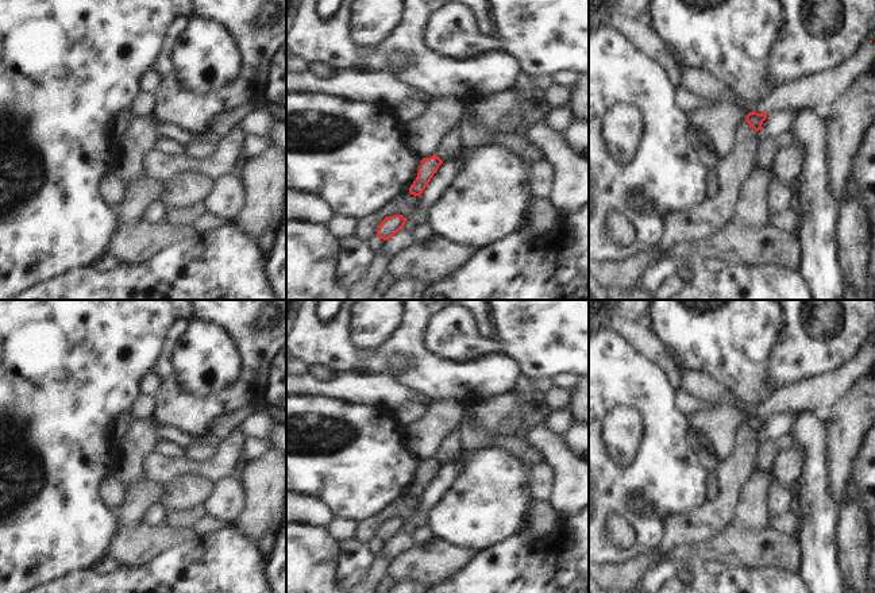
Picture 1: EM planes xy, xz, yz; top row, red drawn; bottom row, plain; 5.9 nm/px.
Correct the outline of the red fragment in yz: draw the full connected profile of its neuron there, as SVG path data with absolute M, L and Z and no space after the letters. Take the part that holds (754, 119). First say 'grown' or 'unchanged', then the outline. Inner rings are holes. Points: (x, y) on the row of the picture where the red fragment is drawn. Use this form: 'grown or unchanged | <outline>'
unchanged | M755 111L749 112L745 118L745 122L755 130L755 131L759 131L762 130L762 124L763 122L766 120L767 118L767 113L762 112L762 113L758 113Z

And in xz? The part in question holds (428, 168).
unchanged | M436 154L429 158L423 158L423 163L419 167L416 180L409 188L409 193L420 197L442 163L443 161Z

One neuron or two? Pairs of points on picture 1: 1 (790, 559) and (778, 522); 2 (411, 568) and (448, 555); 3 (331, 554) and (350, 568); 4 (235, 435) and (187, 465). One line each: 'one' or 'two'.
1: two
2: one
3: two
4: one

